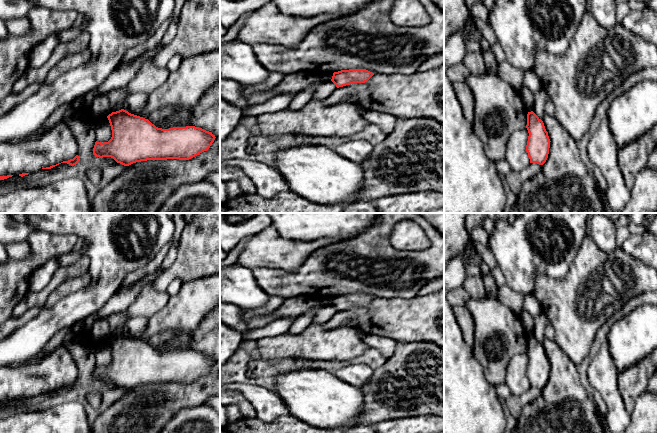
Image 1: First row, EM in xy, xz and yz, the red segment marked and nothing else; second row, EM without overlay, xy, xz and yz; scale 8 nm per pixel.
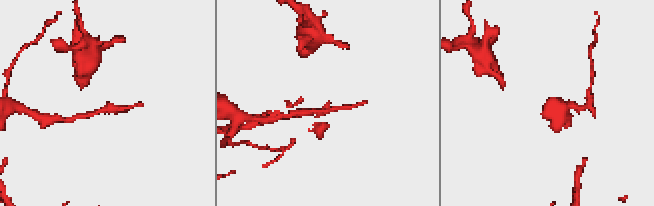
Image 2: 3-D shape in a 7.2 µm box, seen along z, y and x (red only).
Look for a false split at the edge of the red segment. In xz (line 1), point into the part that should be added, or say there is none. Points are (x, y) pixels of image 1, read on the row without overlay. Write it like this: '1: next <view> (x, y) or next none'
1: next none

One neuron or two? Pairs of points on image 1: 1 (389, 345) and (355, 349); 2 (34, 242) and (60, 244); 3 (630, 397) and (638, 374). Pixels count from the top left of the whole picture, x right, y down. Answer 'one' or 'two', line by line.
1: two
2: one
3: one

